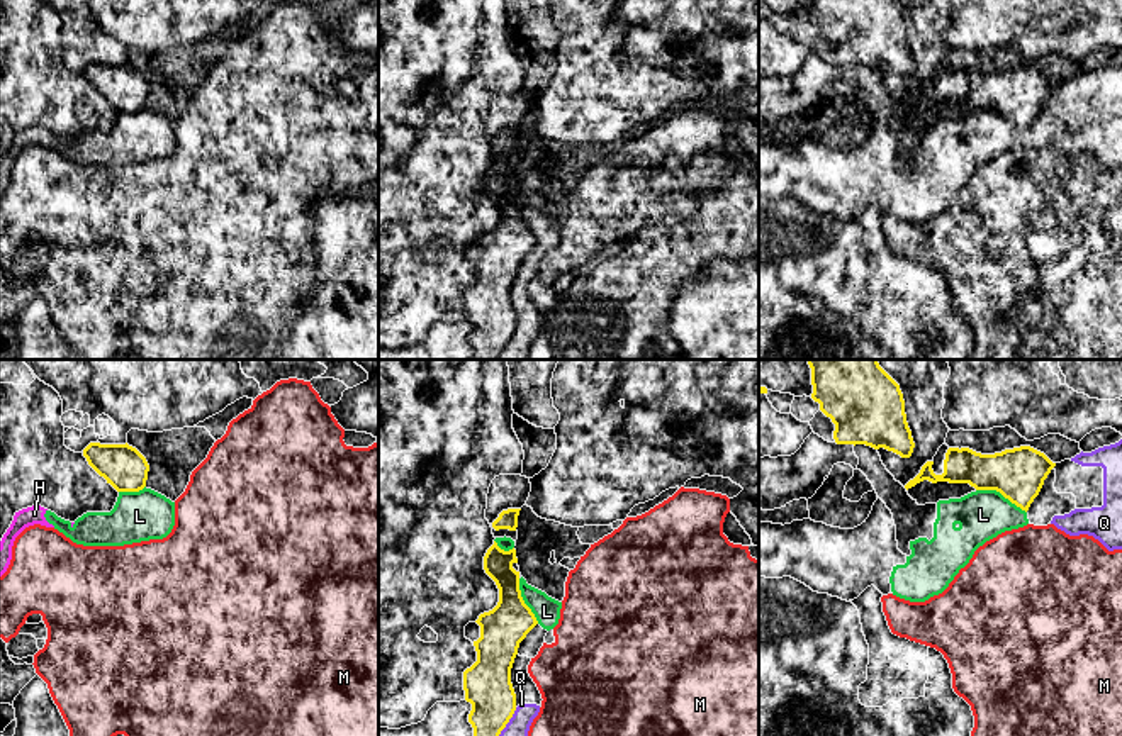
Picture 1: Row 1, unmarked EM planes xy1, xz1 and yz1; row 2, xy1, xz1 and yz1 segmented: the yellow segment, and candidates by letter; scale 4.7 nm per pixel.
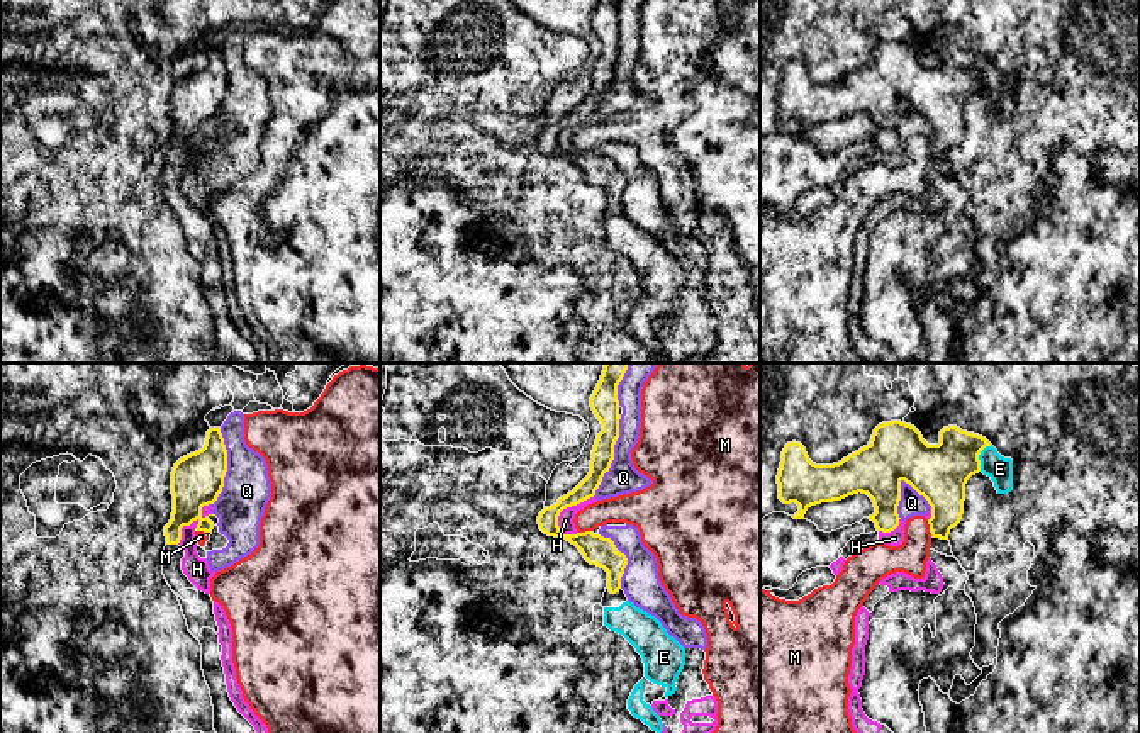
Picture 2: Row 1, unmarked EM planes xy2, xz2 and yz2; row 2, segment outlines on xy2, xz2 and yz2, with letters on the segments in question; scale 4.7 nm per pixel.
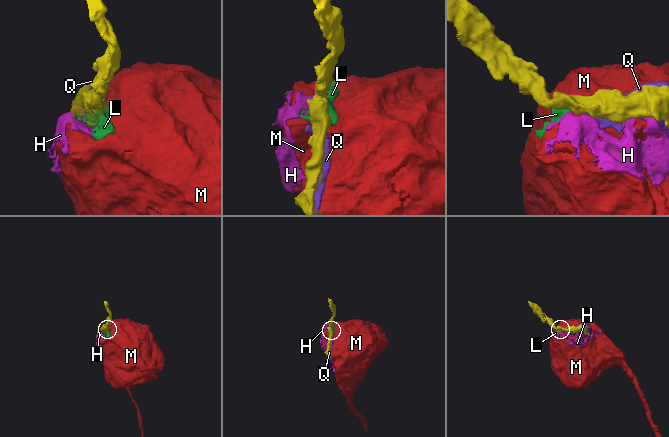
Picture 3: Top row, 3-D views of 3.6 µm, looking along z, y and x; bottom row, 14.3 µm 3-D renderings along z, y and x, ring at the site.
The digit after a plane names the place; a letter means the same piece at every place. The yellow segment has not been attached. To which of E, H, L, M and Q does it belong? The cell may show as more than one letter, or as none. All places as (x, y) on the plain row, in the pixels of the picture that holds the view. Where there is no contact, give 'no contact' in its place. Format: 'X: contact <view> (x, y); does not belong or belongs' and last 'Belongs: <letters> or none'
E: contact yz2 (977, 77); belongs
H: contact xz2 (565, 128); does not belong
L: contact yz1 (1002, 114); does not belong
M: contact xz2 (586, 151); does not belong
Q: contact xy2 (226, 89); does not belong
Belongs: E

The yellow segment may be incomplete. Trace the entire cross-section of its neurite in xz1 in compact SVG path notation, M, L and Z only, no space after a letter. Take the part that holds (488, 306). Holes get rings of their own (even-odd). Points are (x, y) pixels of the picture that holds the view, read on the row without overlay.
M496 161L484 176L484 190L496 202L499 209L499 222L492 231L480 234L479 239L475 241L480 246L480 258L474 261L477 271L477 282L463 292L465 321L472 324L472 331L468 334L468 343L474 348L472 360L497 360L501 351L513 337L516 331L516 314L511 304L511 288L518 275L519 263L538 244L535 234L521 217L519 192L513 188L514 183L518 183L516 170L513 168L509 171L504 171L497 166Z

